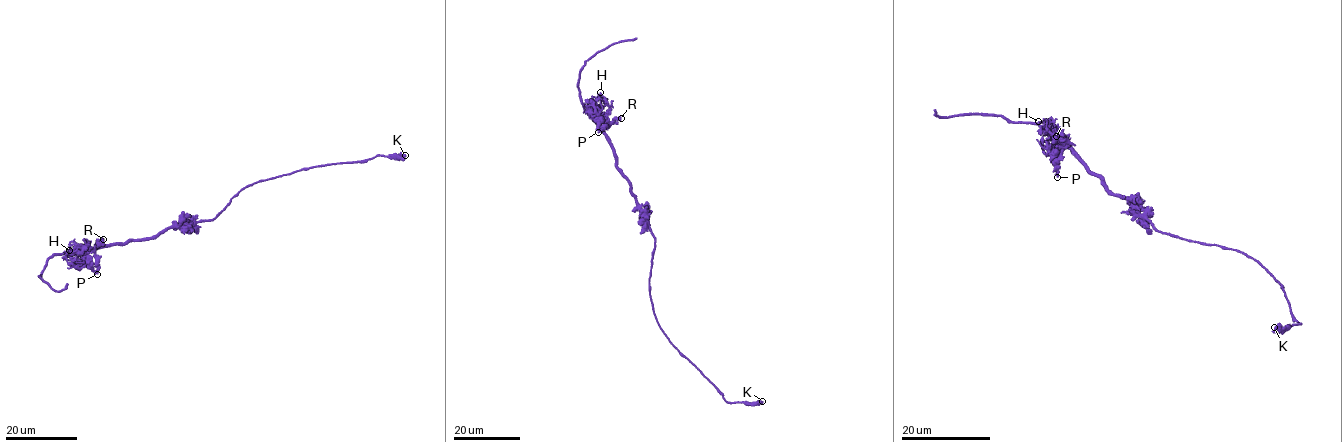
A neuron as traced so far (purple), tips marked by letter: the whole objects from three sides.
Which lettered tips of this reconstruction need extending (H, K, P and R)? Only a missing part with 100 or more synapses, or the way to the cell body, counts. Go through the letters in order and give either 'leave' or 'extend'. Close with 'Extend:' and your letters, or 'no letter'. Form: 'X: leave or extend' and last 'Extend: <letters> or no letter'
H: leave
K: leave
P: leave
R: leave
Extend: no letter

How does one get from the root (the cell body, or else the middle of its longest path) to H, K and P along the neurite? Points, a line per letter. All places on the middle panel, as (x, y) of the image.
H: (647, 222), (631, 184), (617, 165), (614, 151), (603, 131), (604, 115), (609, 110), (600, 92)
K: (647, 222), (654, 240), (649, 294), (664, 334), (725, 400), (755, 405), (762, 401)
P: (647, 222), (631, 184), (617, 165), (614, 151), (602, 130), (601, 124), (605, 123), (598, 132)

